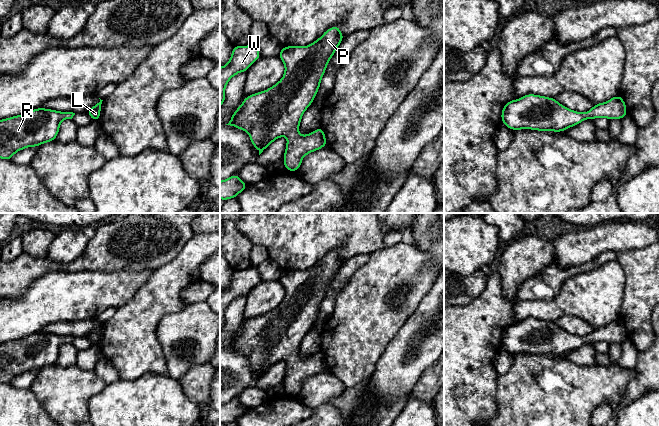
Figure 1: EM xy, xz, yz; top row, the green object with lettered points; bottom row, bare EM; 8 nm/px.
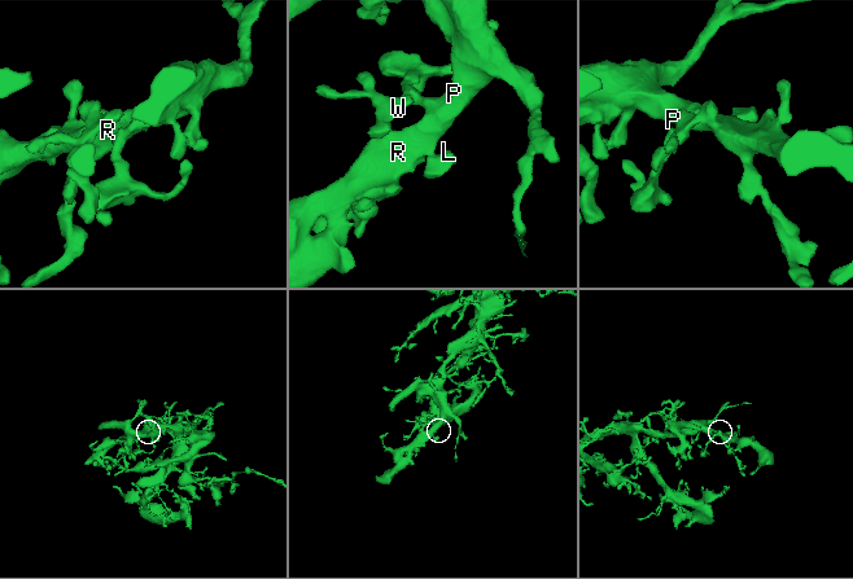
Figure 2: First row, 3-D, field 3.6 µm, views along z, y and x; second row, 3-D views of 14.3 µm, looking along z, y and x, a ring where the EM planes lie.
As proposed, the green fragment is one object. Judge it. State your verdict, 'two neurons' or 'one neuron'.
one neuron

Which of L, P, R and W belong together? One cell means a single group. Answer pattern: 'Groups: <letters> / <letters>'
Groups: L P R W

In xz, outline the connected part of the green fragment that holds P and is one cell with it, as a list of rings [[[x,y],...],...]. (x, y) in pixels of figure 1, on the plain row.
[[[333,250],[312,268],[304,271],[281,271],[278,281],[285,289],[283,302],[266,315],[247,320],[237,332],[226,349],[246,355],[259,379],[276,363],[287,360],[285,378],[283,380],[285,394],[296,396],[305,379],[328,369],[323,352],[301,360],[298,352],[302,339],[312,329],[320,311],[321,303],[326,295],[328,285],[344,263],[339,250]]]

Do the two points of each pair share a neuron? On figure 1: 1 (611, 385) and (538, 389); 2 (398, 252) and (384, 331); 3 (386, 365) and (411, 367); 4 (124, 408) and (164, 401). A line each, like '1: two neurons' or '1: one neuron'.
1: one neuron
2: one neuron
3: one neuron
4: one neuron

